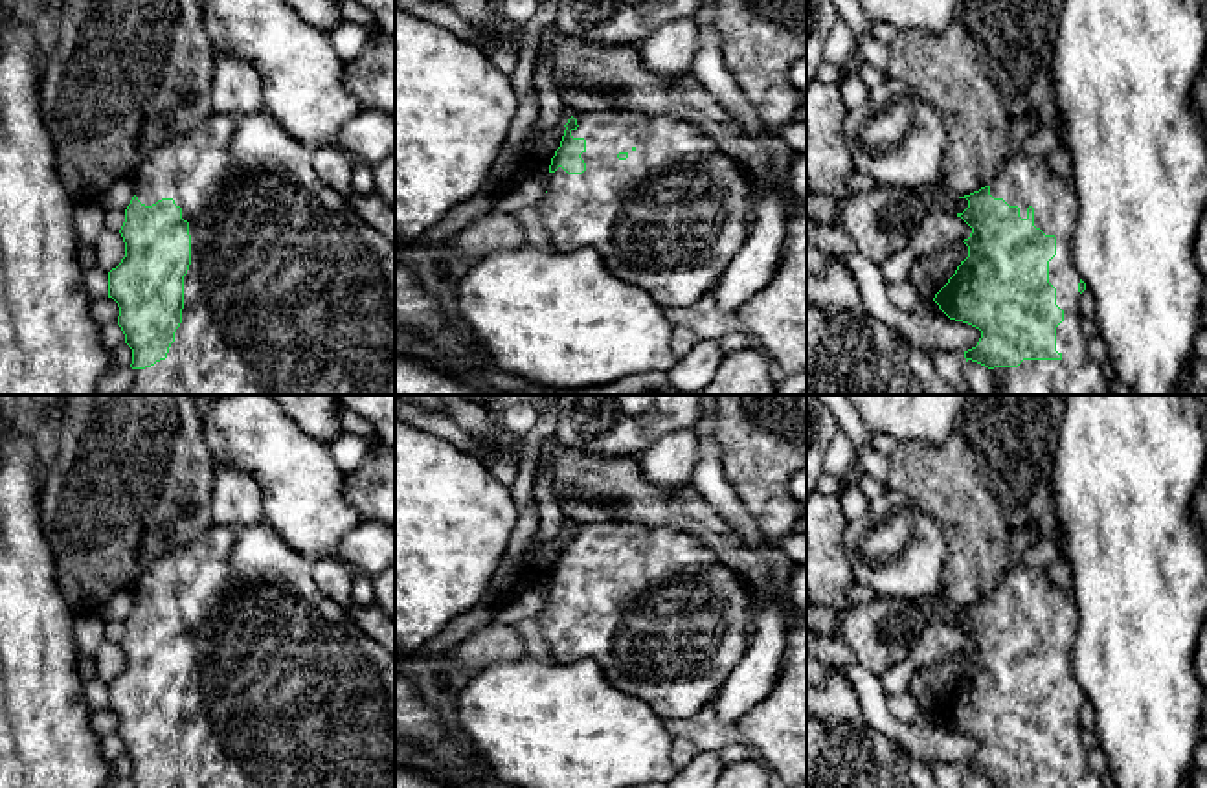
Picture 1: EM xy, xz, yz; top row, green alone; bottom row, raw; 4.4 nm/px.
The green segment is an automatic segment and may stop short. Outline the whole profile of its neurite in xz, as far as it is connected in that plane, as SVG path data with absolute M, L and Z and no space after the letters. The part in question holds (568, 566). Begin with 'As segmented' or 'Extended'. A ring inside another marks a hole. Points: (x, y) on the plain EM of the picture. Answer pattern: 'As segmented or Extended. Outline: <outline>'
Extended. Outline: M595 522L571 527L564 538L544 591L546 606L536 617L553 661L593 659L617 691L643 700L661 720L689 718L711 705L748 650L748 580L720 564L704 542L674 527Z

